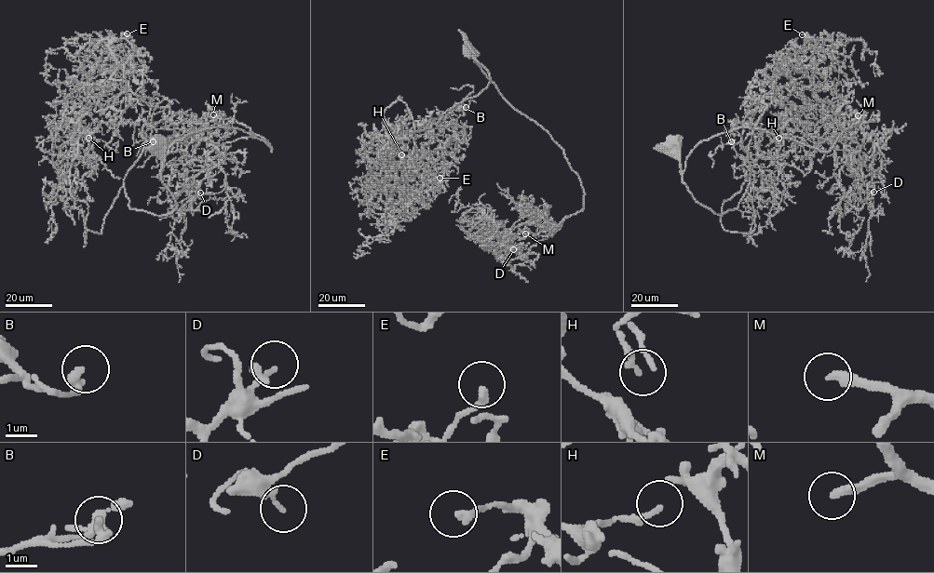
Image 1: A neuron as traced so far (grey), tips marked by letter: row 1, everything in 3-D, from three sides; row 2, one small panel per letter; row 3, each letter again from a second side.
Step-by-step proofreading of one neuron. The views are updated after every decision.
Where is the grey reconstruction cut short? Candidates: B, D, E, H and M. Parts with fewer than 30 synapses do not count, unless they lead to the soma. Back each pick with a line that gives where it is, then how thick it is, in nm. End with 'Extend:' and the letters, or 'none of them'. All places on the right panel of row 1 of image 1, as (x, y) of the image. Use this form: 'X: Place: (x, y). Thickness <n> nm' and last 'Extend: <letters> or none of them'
M: Place: (858, 115). Thickness 300 nm
Extend: M

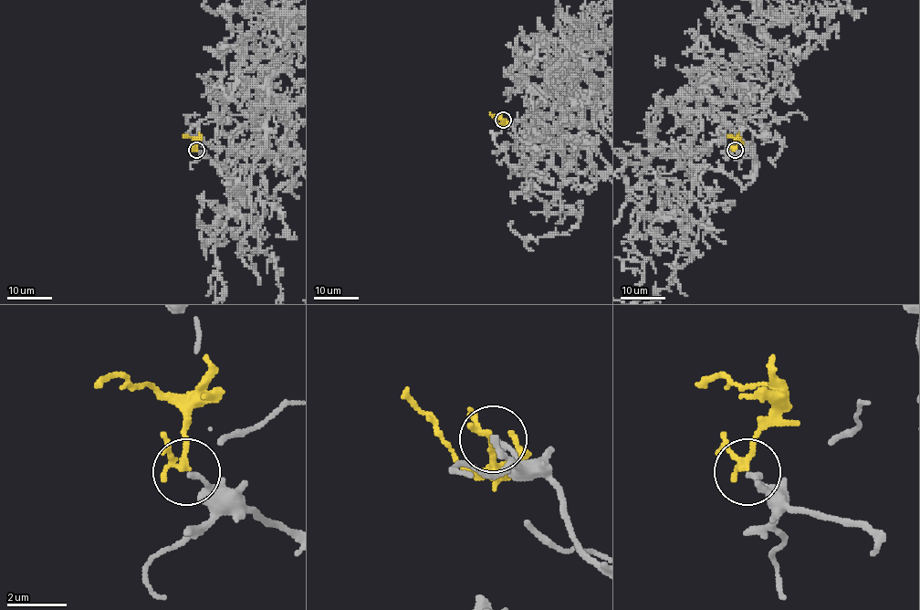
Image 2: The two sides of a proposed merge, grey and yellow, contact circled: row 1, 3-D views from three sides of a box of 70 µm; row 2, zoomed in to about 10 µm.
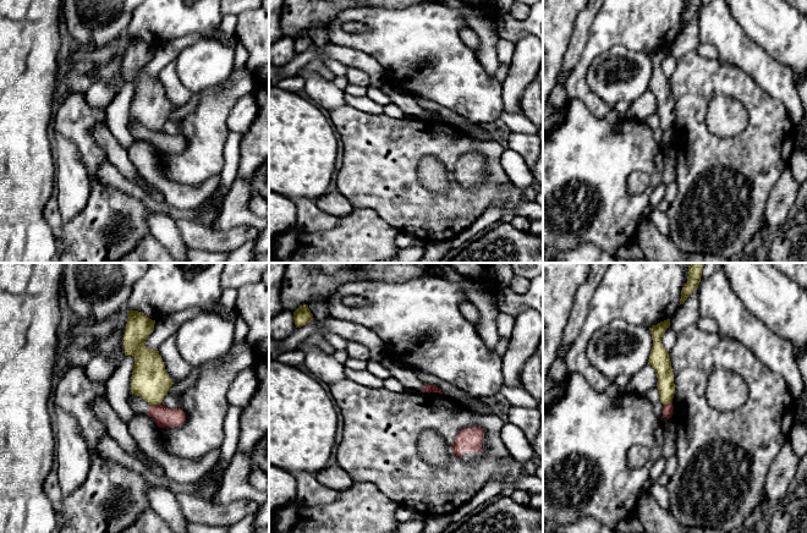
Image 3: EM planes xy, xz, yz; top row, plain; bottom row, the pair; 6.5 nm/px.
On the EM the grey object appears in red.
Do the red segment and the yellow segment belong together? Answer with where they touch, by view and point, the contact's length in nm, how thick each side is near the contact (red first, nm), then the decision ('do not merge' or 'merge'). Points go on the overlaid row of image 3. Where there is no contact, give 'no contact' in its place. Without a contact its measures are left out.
contact xy (155, 405); length 60 nm; calibres 130 and 240 nm; do not merge

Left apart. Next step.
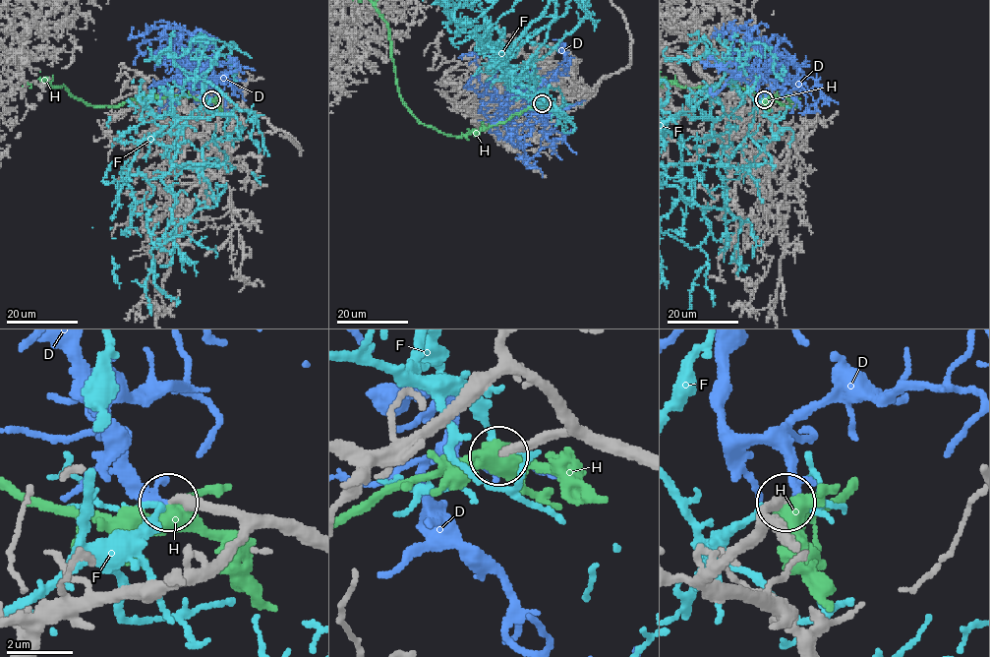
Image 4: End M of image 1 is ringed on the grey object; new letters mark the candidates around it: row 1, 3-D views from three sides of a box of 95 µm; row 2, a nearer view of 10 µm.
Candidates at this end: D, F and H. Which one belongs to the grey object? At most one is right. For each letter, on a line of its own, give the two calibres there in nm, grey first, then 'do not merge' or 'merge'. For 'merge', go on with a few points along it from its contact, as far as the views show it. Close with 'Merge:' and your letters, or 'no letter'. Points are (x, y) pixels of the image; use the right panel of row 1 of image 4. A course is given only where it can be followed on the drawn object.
D: calibres 320 and 160 nm; merge; course (764, 99), (758, 90), (760, 55), (746, 32), (734, 29), (745, 27), (728, 29), (715, 37), (714, 28)
F: calibres 300 and 180 nm; do not merge
H: calibres 340 and 480 nm; do not merge
Merge: D

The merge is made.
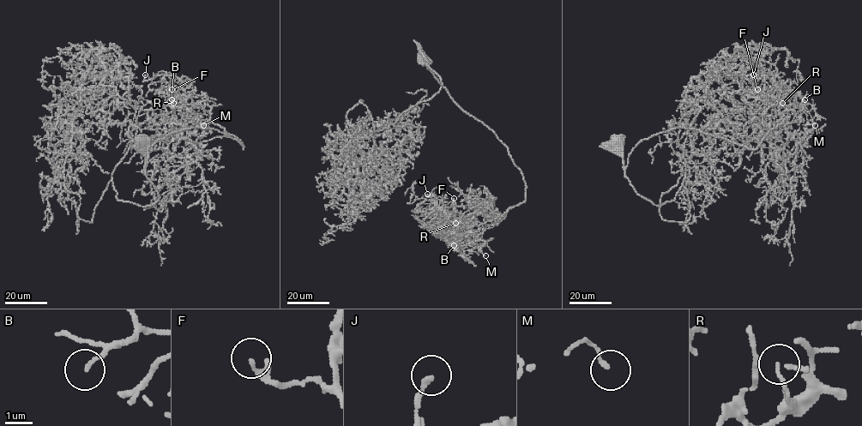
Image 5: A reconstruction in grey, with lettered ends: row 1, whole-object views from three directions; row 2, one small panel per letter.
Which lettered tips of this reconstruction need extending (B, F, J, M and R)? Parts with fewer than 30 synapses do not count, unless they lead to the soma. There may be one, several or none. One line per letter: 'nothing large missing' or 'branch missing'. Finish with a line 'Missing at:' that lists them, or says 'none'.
B: nothing large missing
F: nothing large missing
J: nothing large missing
M: nothing large missing
R: nothing large missing
Missing at: none

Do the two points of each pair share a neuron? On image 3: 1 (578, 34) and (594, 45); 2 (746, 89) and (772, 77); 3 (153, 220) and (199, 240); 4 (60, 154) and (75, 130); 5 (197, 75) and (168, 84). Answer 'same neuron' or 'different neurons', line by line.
1: different neurons
2: different neurons
3: different neurons
4: different neurons
5: different neurons

